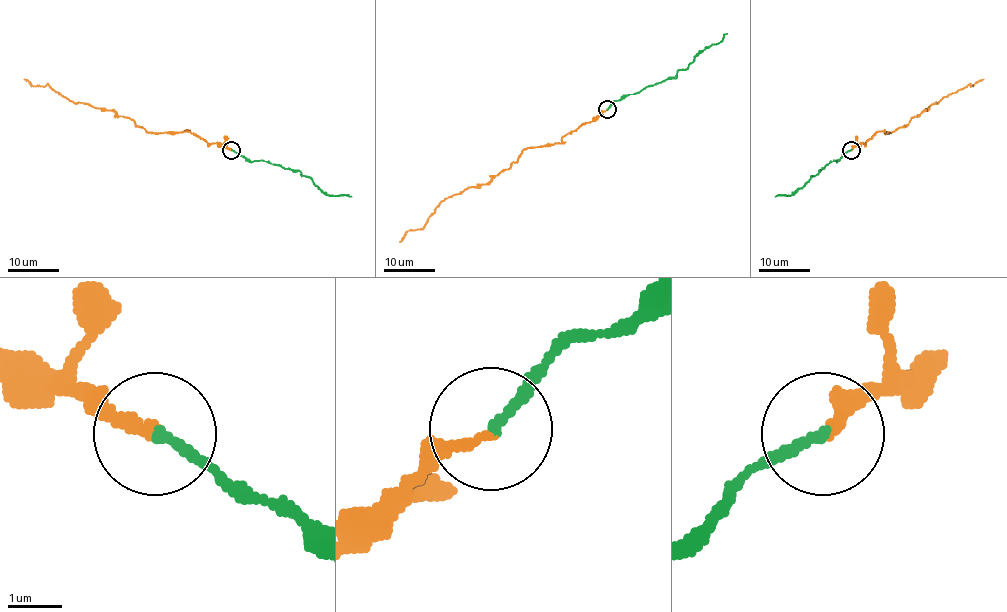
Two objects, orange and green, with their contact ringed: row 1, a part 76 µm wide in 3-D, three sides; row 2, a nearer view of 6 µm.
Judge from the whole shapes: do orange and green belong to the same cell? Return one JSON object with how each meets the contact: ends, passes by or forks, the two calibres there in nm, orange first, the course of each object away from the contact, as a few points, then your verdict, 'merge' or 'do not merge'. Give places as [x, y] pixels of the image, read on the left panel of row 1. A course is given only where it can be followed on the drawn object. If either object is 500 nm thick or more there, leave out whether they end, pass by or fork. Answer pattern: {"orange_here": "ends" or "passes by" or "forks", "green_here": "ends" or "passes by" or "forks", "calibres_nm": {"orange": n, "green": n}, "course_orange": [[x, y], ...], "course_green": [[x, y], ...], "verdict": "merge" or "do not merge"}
{"orange_here": "ends", "green_here": "ends", "calibres_nm": {"orange": 200, "green": 180}, "course_orange": [[231, 149], [207, 143], [185, 130], [148, 133], [112, 110], [70, 101], [47, 84], [34, 86], [24, 78]], "course_green": [[231, 149], [251, 161], [268, 161], [298, 171], [329, 195], [352, 196]], "verdict": "merge"}

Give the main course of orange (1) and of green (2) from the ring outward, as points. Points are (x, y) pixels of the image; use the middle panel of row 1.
1: (606, 109), (557, 143), (526, 147), (510, 167), (487, 183), (445, 198), (422, 227), (410, 230), (400, 242)
2: (606, 109), (627, 95), (674, 78), (727, 33)

